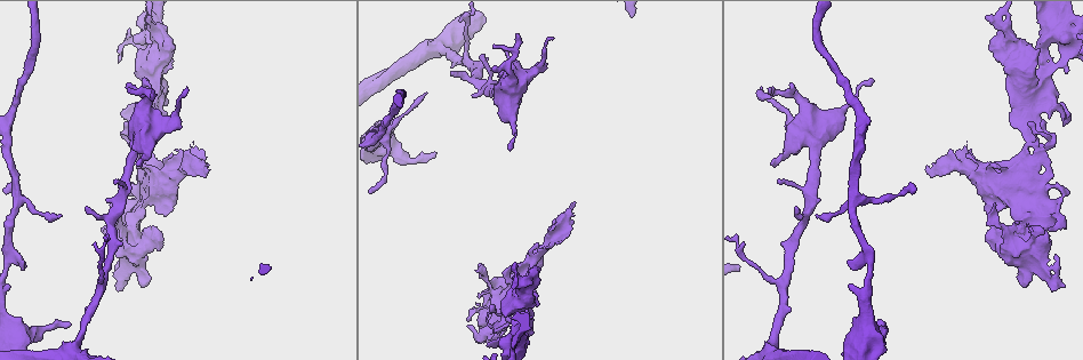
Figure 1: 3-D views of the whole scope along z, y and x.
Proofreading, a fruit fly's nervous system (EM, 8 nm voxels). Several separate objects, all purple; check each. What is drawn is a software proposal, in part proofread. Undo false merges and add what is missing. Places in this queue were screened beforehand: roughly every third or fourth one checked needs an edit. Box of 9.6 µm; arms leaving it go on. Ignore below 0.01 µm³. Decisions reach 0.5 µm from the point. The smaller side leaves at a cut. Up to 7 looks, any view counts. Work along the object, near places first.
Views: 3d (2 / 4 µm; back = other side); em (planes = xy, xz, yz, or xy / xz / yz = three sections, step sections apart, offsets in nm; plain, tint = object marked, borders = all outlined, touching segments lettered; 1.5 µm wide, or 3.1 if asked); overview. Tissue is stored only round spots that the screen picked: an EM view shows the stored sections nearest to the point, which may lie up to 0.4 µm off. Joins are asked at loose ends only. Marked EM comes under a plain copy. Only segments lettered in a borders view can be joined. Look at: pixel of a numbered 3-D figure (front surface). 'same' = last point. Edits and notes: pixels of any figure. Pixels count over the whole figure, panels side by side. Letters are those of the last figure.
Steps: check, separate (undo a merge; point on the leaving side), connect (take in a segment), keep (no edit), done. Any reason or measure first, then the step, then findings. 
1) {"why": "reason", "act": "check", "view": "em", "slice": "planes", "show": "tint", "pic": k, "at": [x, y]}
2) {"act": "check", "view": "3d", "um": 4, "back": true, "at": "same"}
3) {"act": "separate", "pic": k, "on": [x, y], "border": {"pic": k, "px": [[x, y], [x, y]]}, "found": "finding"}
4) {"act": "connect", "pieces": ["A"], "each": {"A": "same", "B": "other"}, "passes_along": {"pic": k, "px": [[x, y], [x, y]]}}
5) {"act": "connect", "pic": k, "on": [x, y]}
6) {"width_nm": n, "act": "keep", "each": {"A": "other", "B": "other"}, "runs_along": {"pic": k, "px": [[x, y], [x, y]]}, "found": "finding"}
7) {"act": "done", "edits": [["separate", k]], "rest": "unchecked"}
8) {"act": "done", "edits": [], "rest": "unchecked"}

{"why": "free end", "act": "check", "view": "3d", "um": 2, "back": true, "pic": 1, "at": [437, 152]}

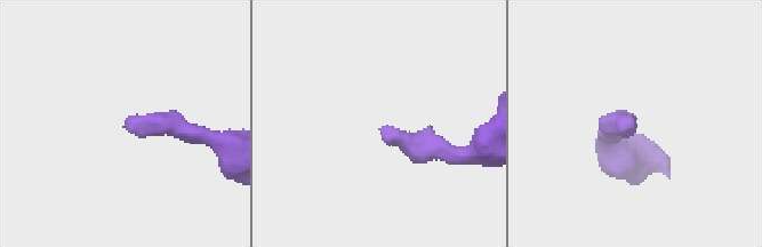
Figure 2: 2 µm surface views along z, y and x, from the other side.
{"why": "now the EM", "act": "check", "view": "em", "slice": "planes", "show": "borders", "pic": 2, "at": [128, 119]}

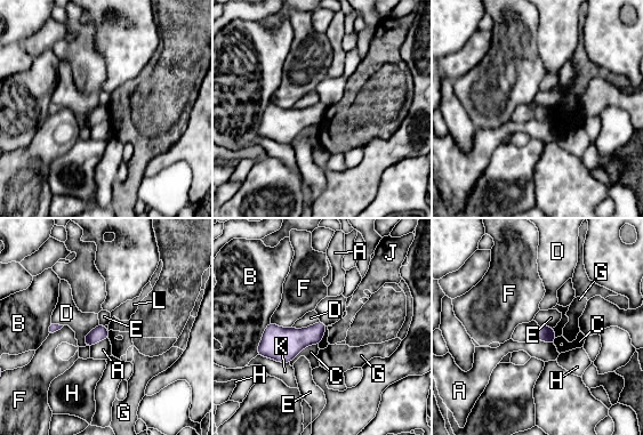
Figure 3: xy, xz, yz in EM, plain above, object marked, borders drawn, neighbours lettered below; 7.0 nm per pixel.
{"act": "keep", "each": {"A": "other", "B": "other", "C": "other", "D": "other", "E": "other", "F": "other", "G": "other", "H": "other", "J": "other", "K": "other", "L": "other"}, "border": {"pic": 3, "px": [[327, 327], [322, 339], [318, 344]]}, "found": "none of them fits"}

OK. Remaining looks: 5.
{"why": "branch stops here", "act": "check", "view": "em", "slice": "xy", "step": 8, "show": "tint", "pic": 1, "at": [61, 214]}

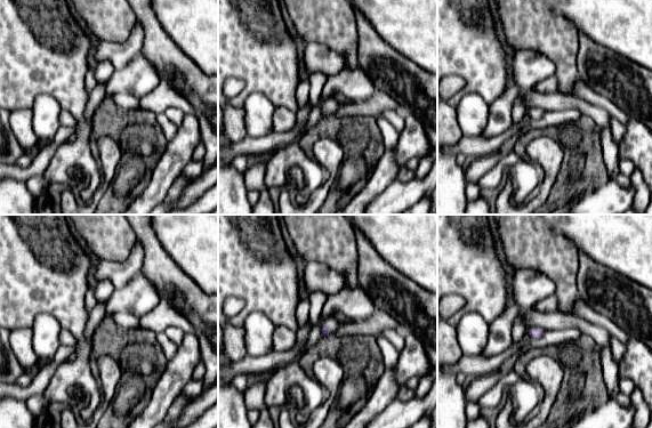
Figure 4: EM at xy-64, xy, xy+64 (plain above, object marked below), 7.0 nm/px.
{"why": "cut it another way", "act": "check", "view": "em", "slice": "planes", "show": "borders", "at": "same"}

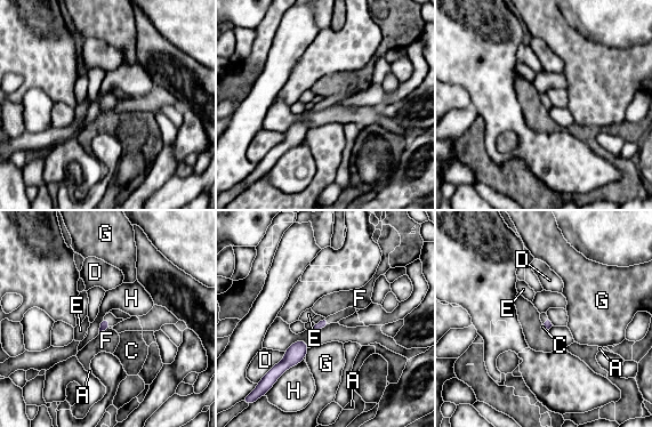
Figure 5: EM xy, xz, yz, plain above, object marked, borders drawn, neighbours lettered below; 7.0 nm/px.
{"longest_contact_nm": ["H", 260], "act": "keep", "each": {"A": "other", "C": "other", "D": "other", "E": "other", "F": "other", "G": "other", "H": "other"}, "found": "none of them fits"}

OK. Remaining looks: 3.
{"why": "branch stops here", "act": "check", "view": "em", "slice": "xy", "step": 8, "show": "borders", "pic": 1, "at": [872, 81]}

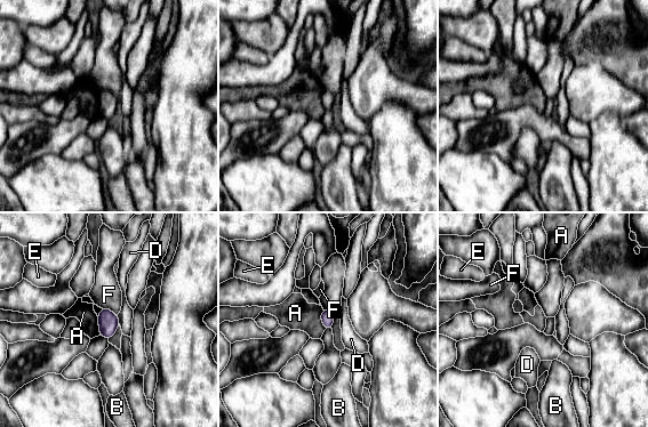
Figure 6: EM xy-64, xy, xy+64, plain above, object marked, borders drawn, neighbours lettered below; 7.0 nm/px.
{"why": "cut it another way", "act": "check", "view": "em", "slice": "planes", "show": "borders", "at": "same"}

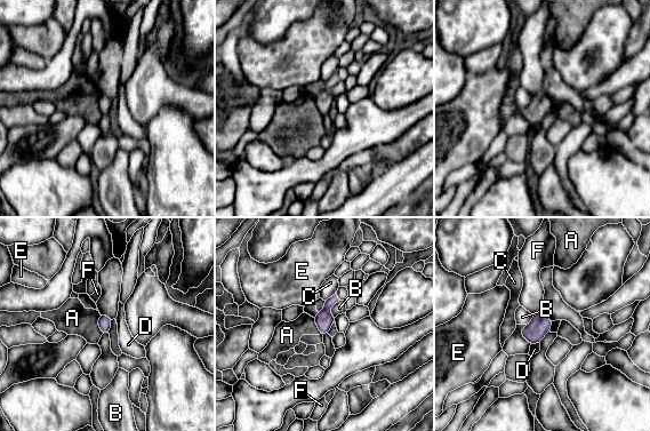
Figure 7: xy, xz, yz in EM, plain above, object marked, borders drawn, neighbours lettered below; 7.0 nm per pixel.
{"act": "keep", "each": {"A": "other", "B": "other", "C": "other", "D": "other", "E": "other", "F": "other"}, "border": {"pic": 7, "px": [[99, 313], [98, 328], [102, 334]]}, "found": "none of them fits"}

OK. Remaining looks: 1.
{"act": "done", "edits": [], "rest": "unchecked"}

